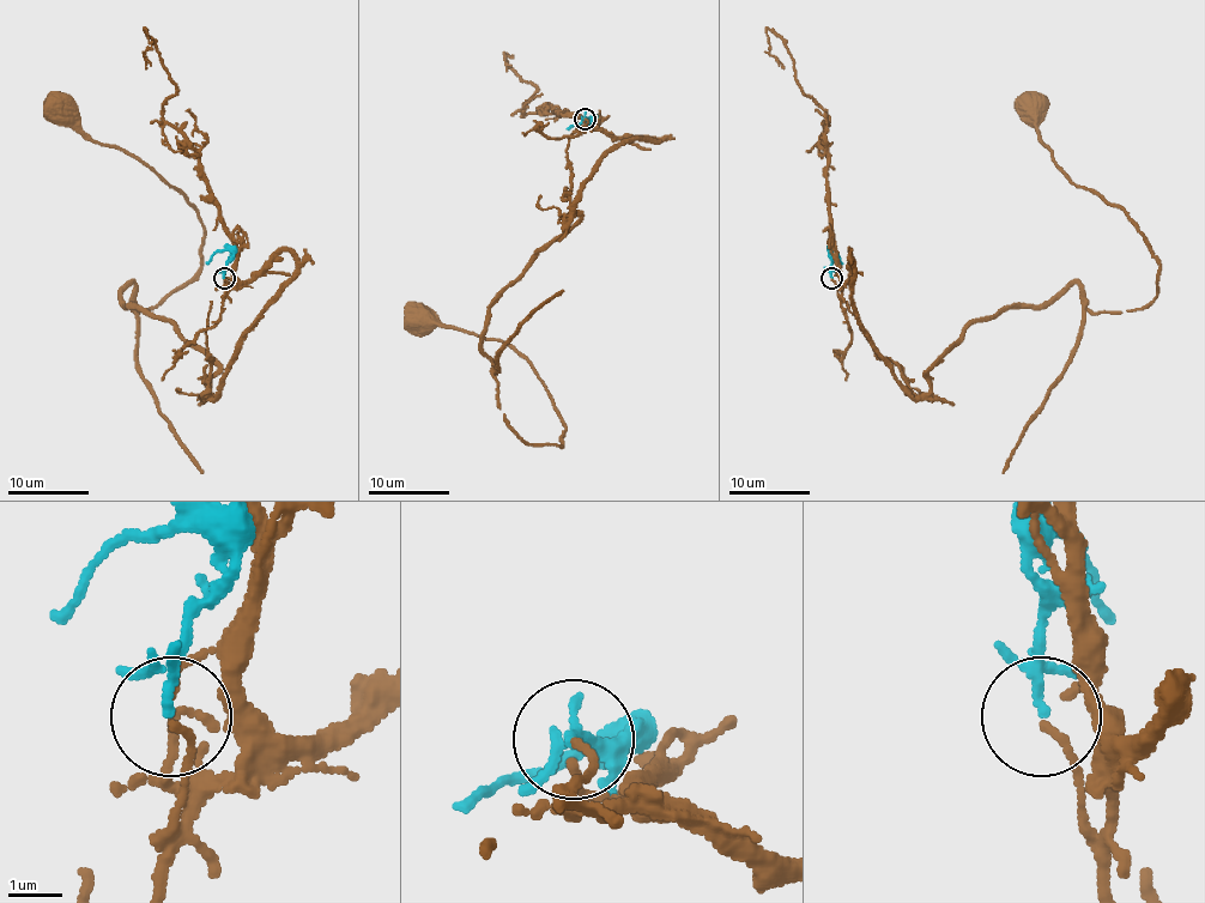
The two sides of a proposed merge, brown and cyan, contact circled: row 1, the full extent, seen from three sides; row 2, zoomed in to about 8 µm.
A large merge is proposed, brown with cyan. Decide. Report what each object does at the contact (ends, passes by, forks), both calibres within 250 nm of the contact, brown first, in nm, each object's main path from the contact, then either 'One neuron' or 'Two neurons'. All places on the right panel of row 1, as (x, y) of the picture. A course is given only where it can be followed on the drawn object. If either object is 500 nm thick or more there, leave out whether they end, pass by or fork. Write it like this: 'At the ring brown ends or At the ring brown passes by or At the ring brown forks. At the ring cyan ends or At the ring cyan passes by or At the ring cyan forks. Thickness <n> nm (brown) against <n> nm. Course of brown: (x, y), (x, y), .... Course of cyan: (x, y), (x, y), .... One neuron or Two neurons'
At the ring brown ends. At the ring cyan forks. Thickness 130 nm (brown) against 100 nm. Course of brown: (830, 279), (848, 252), (913, 397), (1006, 308), (1077, 284), (1143, 310), (1151, 246), (1039, 113). Course of cyan: (830, 278), (835, 249), (841, 264). One neuron

